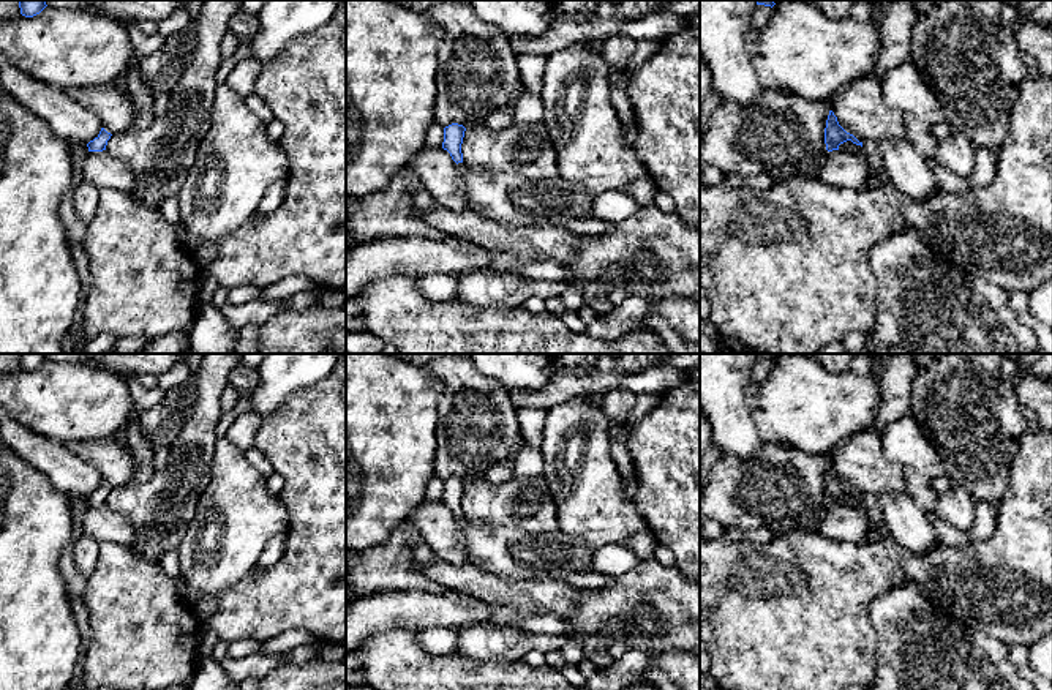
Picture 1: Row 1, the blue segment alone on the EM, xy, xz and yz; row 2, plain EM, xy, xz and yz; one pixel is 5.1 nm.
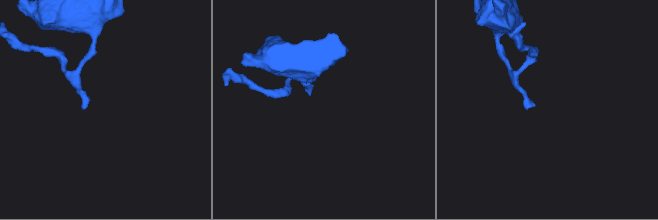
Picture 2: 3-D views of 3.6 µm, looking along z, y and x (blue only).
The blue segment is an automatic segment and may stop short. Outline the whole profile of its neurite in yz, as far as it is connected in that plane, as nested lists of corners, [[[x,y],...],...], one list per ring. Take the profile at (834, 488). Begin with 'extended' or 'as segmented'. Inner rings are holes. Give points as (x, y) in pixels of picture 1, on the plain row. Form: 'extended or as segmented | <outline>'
as segmented | [[[829,464],[828,474],[826,474],[826,482],[825,482],[825,497],[826,504],[839,504],[839,499],[851,494],[856,499],[862,501],[862,496],[859,496],[853,488],[847,486],[837,475],[837,471],[834,469],[832,464]]]

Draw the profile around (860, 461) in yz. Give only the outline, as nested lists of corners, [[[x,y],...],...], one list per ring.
[[[858,431],[831,452],[839,478],[859,494],[897,494],[905,491],[907,469],[883,455],[880,433]]]

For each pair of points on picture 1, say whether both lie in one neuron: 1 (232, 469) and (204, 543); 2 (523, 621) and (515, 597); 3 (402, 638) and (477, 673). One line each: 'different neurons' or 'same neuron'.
1: same neuron
2: different neurons
3: same neuron

